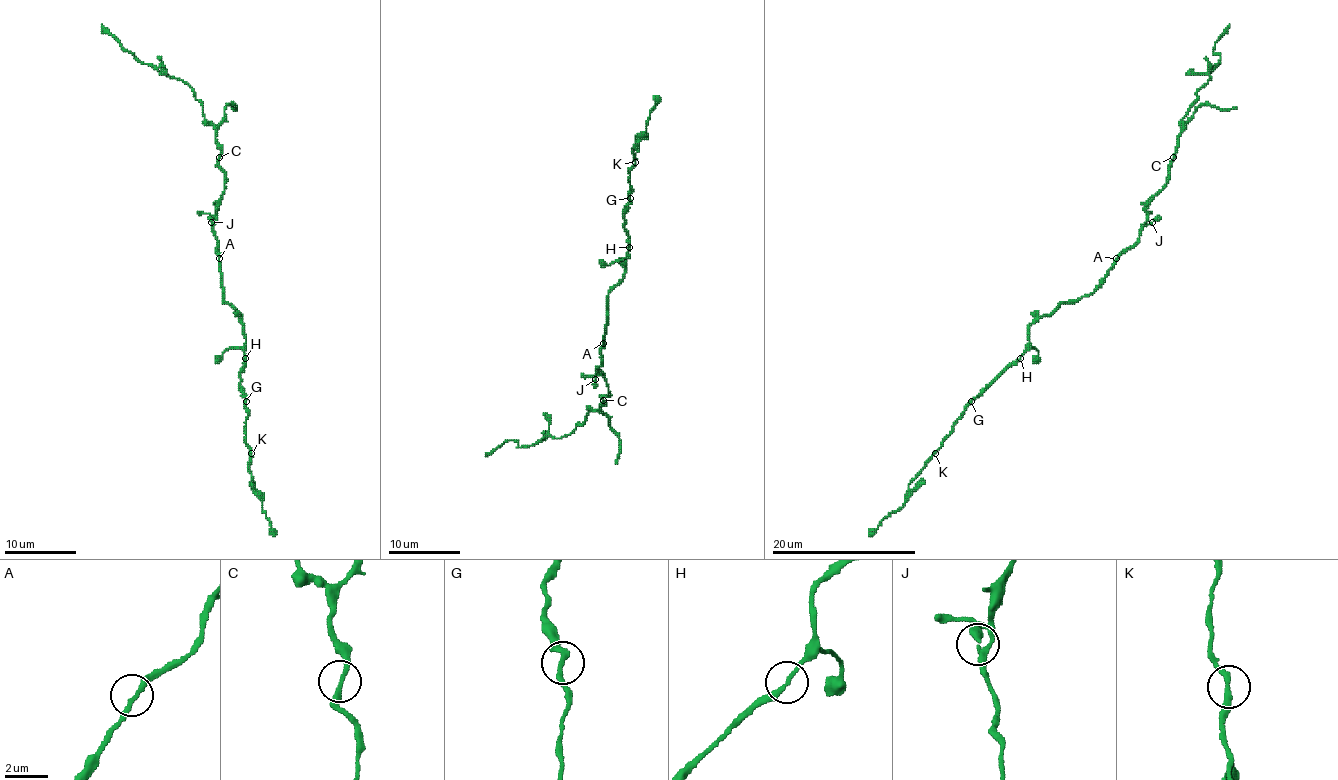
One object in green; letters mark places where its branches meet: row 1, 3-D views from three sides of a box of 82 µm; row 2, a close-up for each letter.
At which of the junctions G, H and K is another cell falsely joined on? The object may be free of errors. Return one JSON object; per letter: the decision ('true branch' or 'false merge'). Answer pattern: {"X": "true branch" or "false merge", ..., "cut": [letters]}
{"G": "true branch", "H": "true branch", "K": "true branch", "cut": []}

